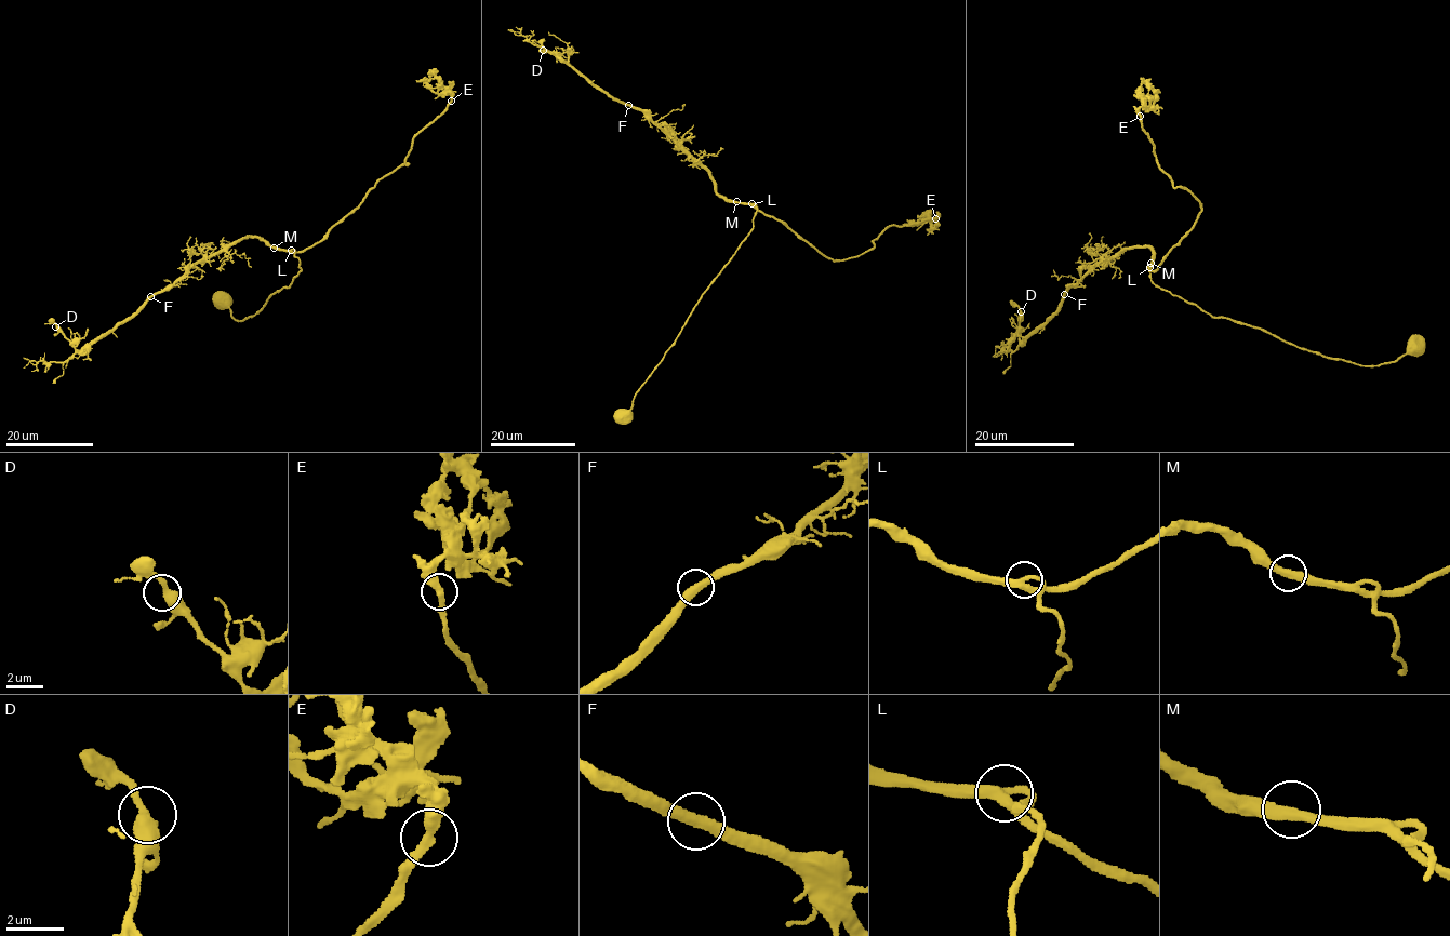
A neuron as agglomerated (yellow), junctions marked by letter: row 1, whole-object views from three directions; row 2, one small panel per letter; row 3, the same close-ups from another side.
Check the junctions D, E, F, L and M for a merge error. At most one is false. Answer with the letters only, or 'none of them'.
none of them

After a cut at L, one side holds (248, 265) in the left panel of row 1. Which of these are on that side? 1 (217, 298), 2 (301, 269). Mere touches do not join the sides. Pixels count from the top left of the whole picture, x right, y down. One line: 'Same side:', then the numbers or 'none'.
Same side: none

